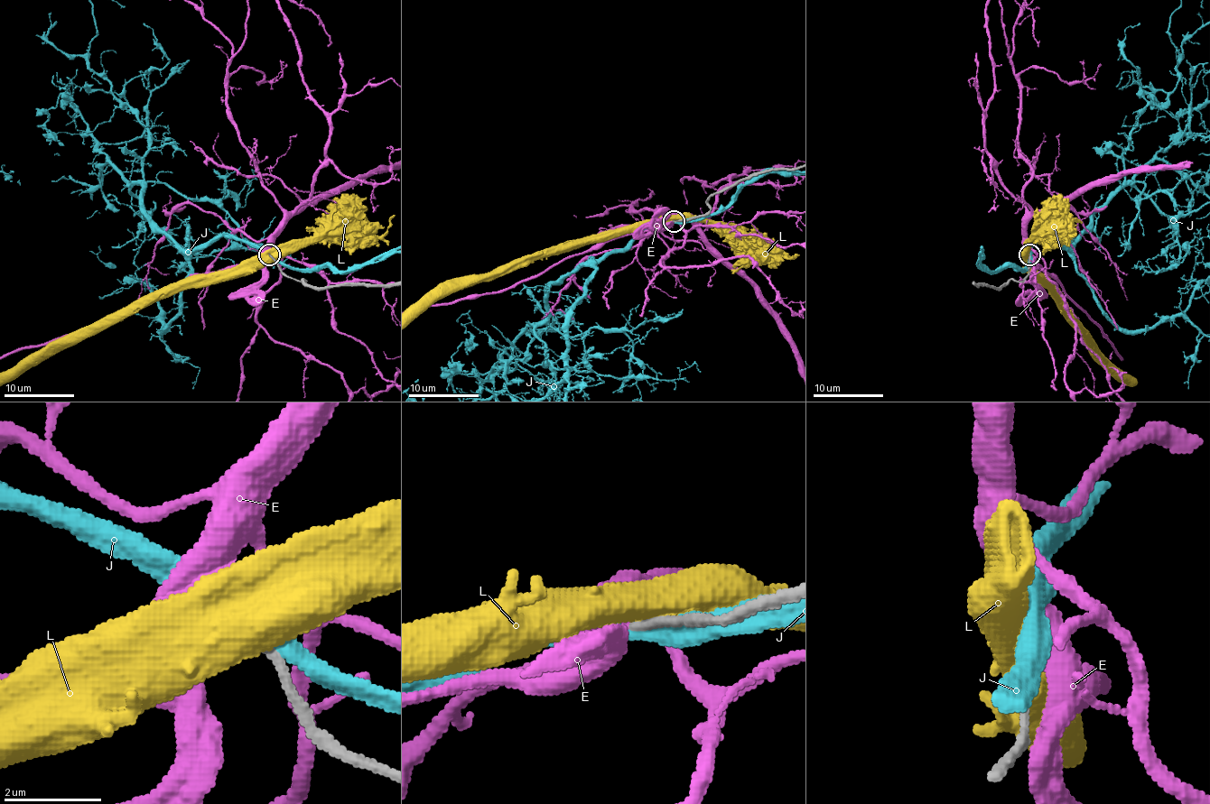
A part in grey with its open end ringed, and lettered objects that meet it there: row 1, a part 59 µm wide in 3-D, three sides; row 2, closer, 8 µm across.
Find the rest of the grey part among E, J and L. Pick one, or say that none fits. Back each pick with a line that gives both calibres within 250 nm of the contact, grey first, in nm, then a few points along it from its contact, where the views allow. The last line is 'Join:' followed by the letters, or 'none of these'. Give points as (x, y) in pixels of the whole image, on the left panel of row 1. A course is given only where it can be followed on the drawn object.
E: calibres 170 and 440 nm
Join: E

